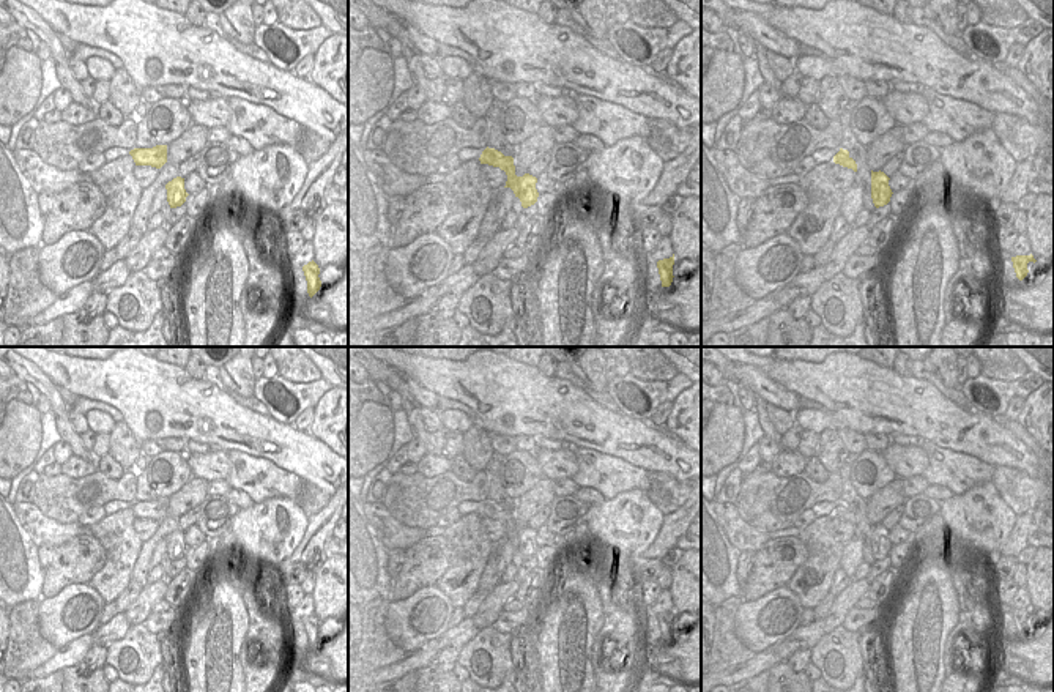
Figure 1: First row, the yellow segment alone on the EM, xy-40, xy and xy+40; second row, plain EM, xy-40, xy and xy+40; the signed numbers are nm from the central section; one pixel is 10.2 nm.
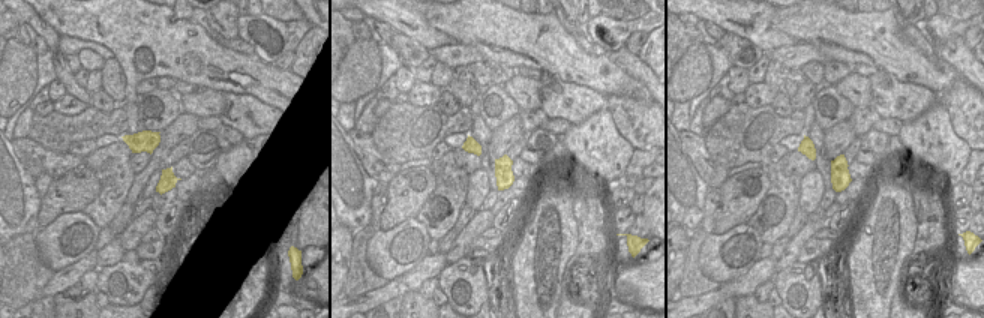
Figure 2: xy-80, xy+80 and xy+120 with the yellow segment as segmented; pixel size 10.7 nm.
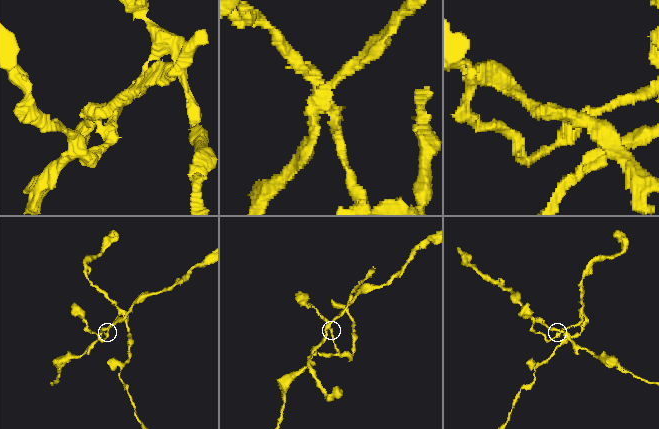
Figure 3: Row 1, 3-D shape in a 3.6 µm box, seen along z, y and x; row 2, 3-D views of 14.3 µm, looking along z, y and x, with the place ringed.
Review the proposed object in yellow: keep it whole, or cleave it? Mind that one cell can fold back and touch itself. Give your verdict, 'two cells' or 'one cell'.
two cells

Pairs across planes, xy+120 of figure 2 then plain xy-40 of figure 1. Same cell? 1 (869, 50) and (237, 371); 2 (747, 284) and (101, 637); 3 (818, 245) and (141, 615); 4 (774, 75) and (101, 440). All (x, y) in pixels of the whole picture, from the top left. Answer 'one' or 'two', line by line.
1: two
2: one
3: two
4: one

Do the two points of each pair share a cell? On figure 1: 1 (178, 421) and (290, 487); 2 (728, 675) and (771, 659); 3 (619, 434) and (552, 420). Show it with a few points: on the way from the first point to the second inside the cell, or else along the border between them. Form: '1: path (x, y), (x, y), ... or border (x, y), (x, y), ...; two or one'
1: border (227, 450), (240, 450), (265, 459); two
2: path (739, 673), (760, 662); one
3: path (602, 431), (582, 420), (569, 418); one

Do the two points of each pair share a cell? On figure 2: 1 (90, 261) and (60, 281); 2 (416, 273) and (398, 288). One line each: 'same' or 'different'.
1: same
2: different

